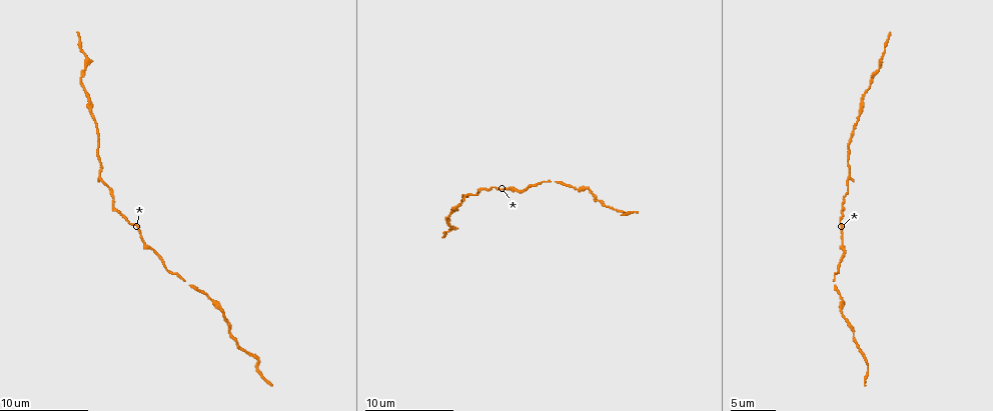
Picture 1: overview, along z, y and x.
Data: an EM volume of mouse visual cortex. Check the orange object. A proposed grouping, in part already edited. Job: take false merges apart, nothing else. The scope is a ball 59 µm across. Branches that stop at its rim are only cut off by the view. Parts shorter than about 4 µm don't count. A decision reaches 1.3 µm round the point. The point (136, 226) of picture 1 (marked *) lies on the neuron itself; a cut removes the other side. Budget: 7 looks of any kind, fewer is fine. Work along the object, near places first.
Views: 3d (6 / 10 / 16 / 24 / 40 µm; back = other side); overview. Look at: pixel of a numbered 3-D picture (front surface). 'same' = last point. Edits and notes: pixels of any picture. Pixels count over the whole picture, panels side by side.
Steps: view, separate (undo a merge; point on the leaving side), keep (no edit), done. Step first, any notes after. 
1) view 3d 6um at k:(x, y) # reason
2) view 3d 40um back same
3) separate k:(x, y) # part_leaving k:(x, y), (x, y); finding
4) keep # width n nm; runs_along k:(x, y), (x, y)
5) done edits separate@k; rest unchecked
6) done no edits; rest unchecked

view 3d 6um at 1:(110, 189) # thin neck

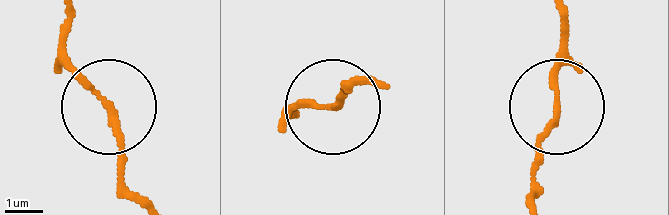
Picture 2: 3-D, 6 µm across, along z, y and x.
view 3d 6um back at 2:(557, 101)

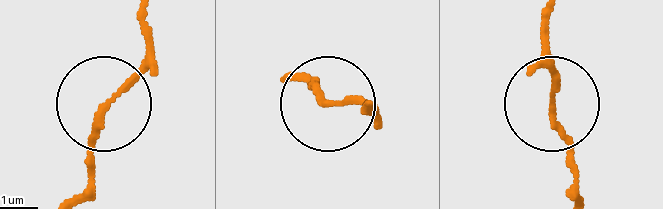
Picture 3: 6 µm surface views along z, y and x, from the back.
keep # runs_along 3:(77, 192), (90, 135), (151, 33); all the same neuron

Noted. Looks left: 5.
view 3d 16um at 1:(94, 118) # thick turns thin

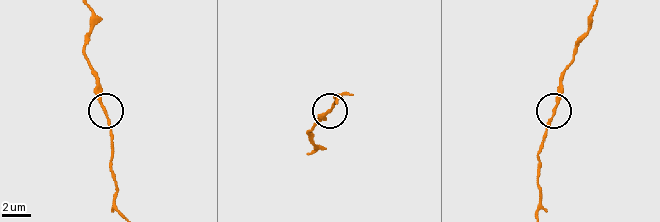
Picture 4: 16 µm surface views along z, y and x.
view 3d 6um at 4:(556, 111)

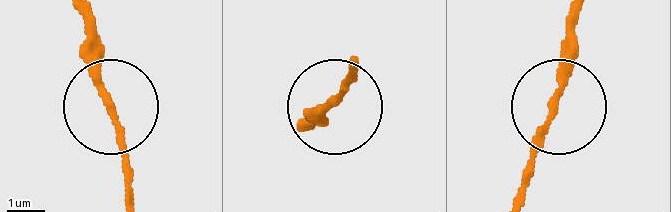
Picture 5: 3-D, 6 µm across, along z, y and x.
keep # runs_along 5:(130, 197), (91, 15); continuous, no second neuron

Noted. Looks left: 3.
view 3d 10um at 1:(447, 222) # calibre changes

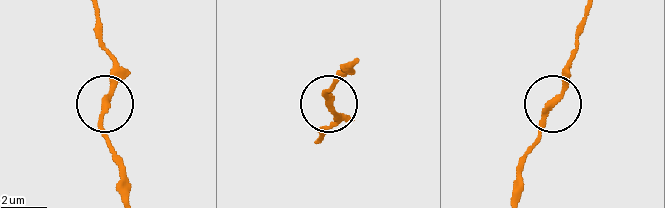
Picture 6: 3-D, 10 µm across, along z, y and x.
view 3d 6um at 6:(104, 108) # zoom in

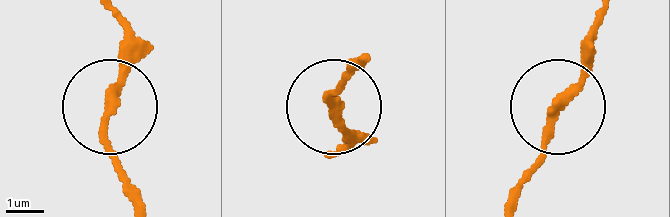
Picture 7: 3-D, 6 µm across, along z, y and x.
keep # width 240 nm; runs_along 7:(141, 202), (103, 135), (122, 68), (122, 23); one neuron here

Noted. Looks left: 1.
view 3d 16um at 1:(841, 311) # thick turns thin

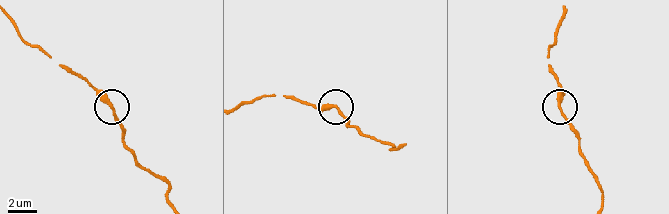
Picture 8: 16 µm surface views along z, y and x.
keep # width 270 nm; runs_along 8:(241, 104), (262, 96), (291, 96), (336, 107), (347, 124); continuous, no second neuron

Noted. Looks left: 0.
done no edits; rest unchecked

